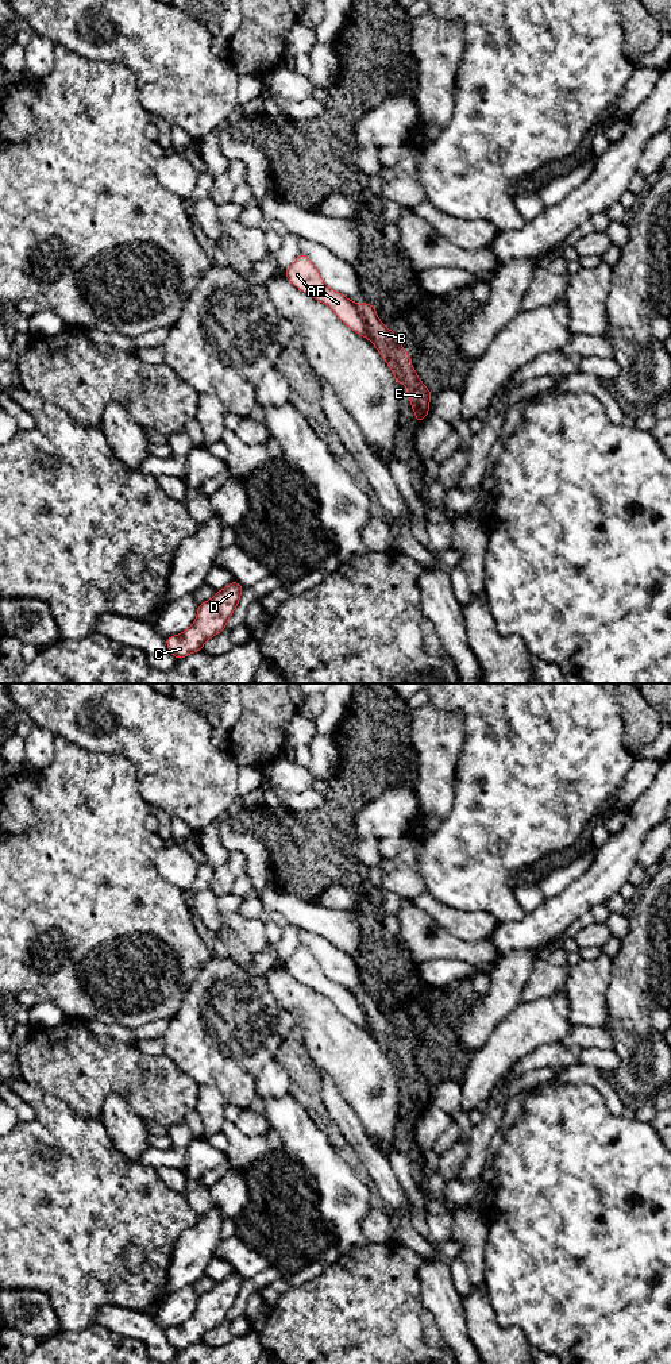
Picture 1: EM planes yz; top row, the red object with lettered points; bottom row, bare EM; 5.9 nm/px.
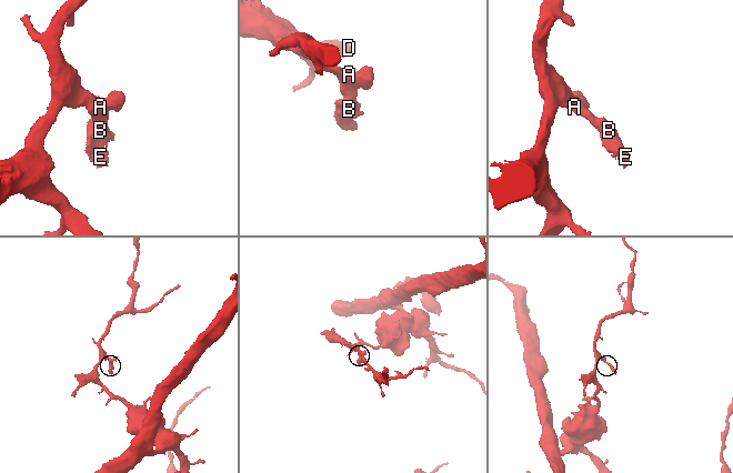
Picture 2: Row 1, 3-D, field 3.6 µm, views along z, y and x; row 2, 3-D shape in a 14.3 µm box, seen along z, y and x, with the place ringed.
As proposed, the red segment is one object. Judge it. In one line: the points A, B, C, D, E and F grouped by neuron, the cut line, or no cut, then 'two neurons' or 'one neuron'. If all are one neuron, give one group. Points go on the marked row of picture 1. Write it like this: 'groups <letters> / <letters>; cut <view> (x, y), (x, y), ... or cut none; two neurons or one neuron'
groups A C D F / B E; cut yz (357, 305), (369, 338); two neurons

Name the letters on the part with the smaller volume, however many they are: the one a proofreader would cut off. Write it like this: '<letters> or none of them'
B, E

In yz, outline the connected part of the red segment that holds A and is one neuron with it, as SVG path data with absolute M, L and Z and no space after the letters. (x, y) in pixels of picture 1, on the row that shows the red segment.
M300 253L285 270L285 277L301 292L328 305L348 328L369 339L366 323L358 304L331 289L306 254Z

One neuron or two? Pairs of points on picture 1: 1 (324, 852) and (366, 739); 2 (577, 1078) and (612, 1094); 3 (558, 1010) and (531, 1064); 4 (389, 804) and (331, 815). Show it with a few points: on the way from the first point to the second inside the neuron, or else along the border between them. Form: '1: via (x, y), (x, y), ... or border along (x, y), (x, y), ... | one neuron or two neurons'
1: via (334, 824), (343, 801), (366, 767) | one neuron
2: via (585, 1078), (596, 1078), (604, 1086) | one neuron
3: border along (559, 1040), (551, 1044), (540, 1044), (515, 1064) | two neurons
4: border along (385, 789), (355, 816), (357, 840) | two neurons

